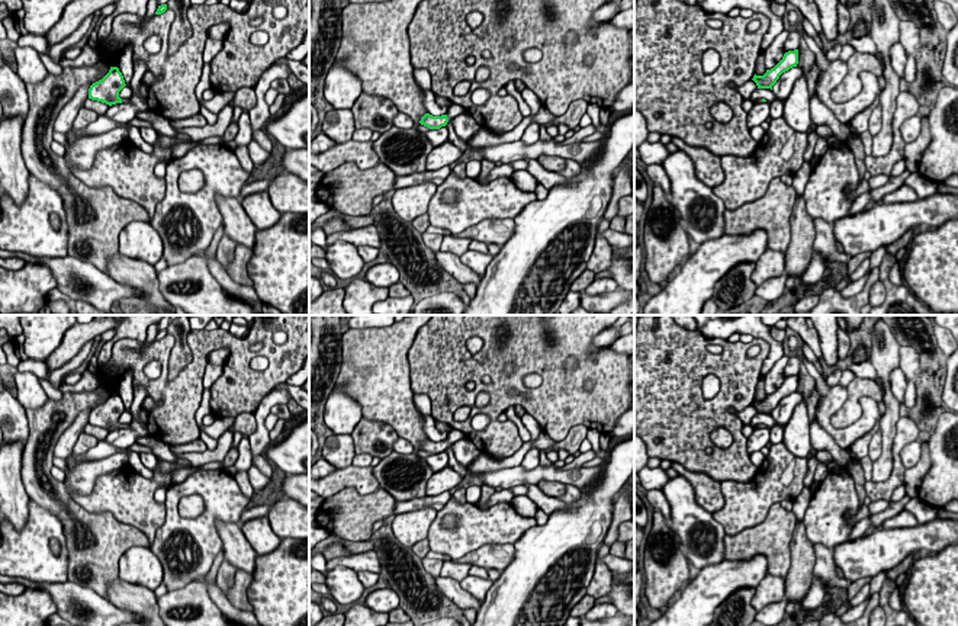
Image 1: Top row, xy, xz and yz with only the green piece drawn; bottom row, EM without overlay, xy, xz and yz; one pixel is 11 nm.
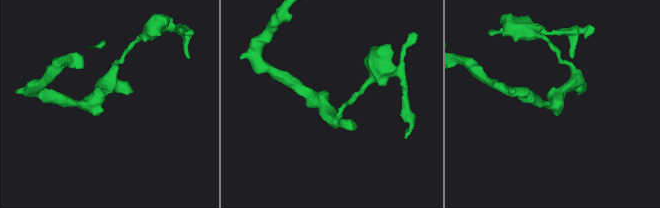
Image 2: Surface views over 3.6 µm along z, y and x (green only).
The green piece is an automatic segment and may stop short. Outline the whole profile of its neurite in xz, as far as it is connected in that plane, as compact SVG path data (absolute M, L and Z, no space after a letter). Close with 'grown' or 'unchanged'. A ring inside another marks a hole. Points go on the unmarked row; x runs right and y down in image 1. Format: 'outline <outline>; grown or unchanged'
outline M453 428L451 431L449 431L449 437L446 440L433 442L430 439L425 439L421 443L419 449L430 455L440 455L441 452L446 452L450 444L462 439L464 439L464 433Z; grown

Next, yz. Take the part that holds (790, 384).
outline M798 375L788 376L784 379L782 385L771 395L766 395L763 401L753 401L753 407L756 408L758 414L771 414L779 404L779 401L788 397L798 389Z; unchanged

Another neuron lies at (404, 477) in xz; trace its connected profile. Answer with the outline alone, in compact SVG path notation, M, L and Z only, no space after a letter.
M392 452L373 466L373 475L379 488L396 501L408 501L425 495L427 482L434 472L415 452L409 455Z

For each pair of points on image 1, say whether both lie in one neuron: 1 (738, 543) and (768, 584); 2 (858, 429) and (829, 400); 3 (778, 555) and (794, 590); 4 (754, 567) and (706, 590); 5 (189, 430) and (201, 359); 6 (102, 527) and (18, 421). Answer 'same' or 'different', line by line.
1: different
2: same
3: different
4: same
5: same
6: different

